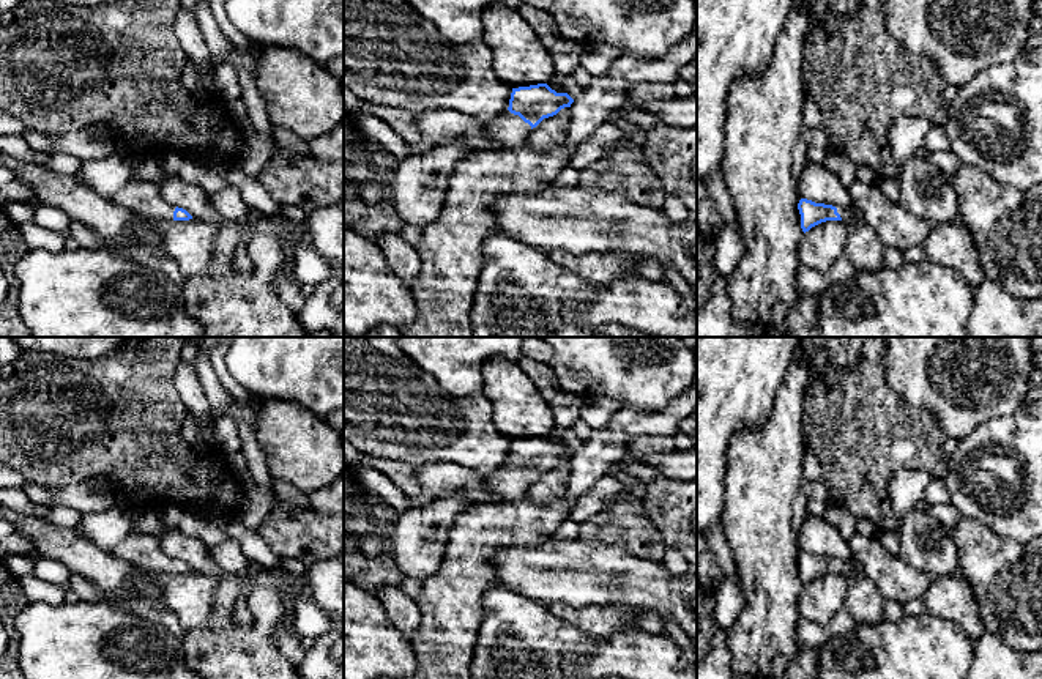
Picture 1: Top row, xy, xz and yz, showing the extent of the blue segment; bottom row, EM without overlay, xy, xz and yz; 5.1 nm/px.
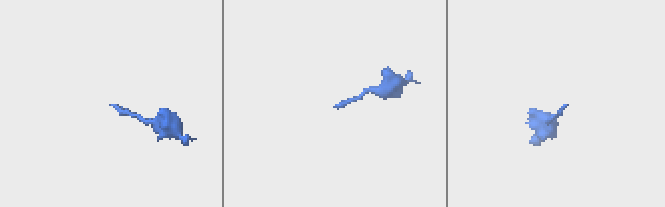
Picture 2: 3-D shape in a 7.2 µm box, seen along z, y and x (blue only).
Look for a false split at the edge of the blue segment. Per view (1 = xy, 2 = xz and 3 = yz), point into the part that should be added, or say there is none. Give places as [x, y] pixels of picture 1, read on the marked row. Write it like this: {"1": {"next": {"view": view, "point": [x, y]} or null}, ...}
{"1": {"next": {"view": "xy", "point": [142, 197]}}, "2": {"next": {"view": "xz", "point": [506, 131]}}, "3": {"next": {"view": "yz", "point": [845, 215]}}}

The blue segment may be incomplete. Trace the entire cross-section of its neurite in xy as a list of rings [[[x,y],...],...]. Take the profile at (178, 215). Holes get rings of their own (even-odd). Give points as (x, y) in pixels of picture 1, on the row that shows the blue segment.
[[[137,178],[128,181],[112,200],[137,214],[158,221],[189,221],[192,216],[167,203],[153,183]]]

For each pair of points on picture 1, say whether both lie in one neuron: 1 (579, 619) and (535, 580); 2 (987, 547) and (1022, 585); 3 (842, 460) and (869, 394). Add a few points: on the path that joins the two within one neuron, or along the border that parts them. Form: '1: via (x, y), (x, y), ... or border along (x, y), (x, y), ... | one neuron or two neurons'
1: border along (544, 604), (596, 607) | two neurons
2: via (993, 556), (1012, 575) | one neuron
3: via (858, 445), (863, 437), (864, 410) | one neuron

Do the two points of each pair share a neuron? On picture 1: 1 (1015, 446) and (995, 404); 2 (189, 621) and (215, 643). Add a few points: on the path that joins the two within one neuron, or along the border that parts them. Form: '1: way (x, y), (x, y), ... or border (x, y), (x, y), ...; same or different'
1: border (1023, 405), (1009, 415), (982, 421), (970, 434); different
2: border (218, 610), (205, 624), (185, 632); different

